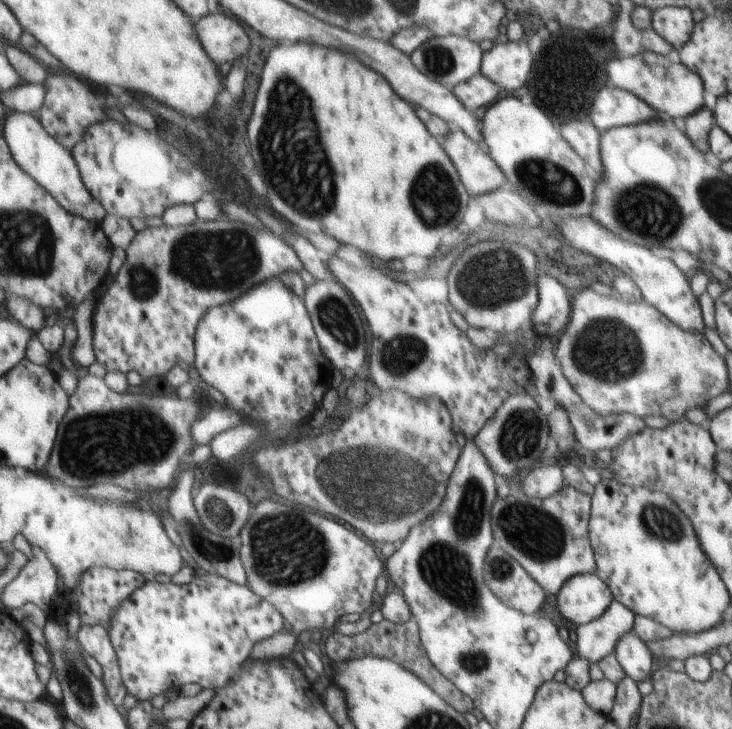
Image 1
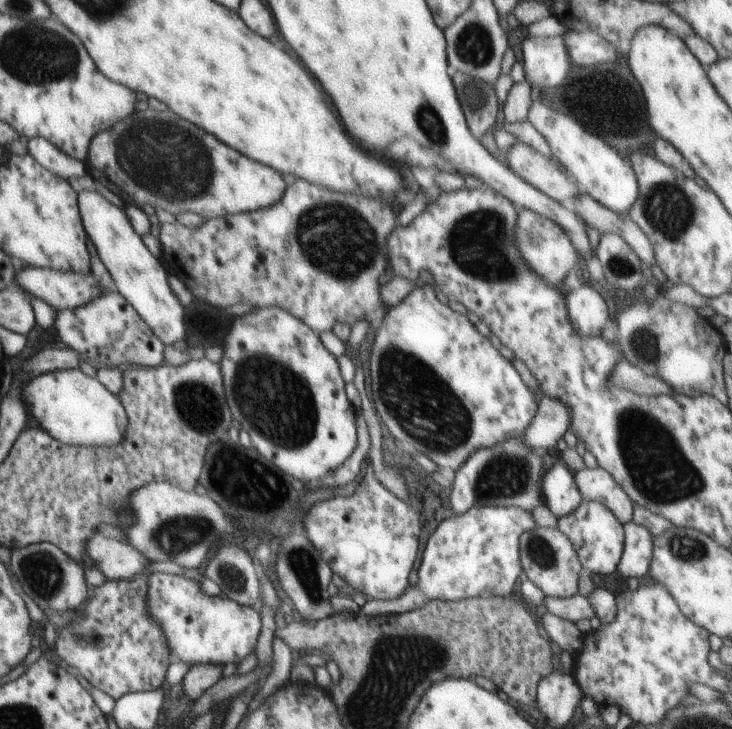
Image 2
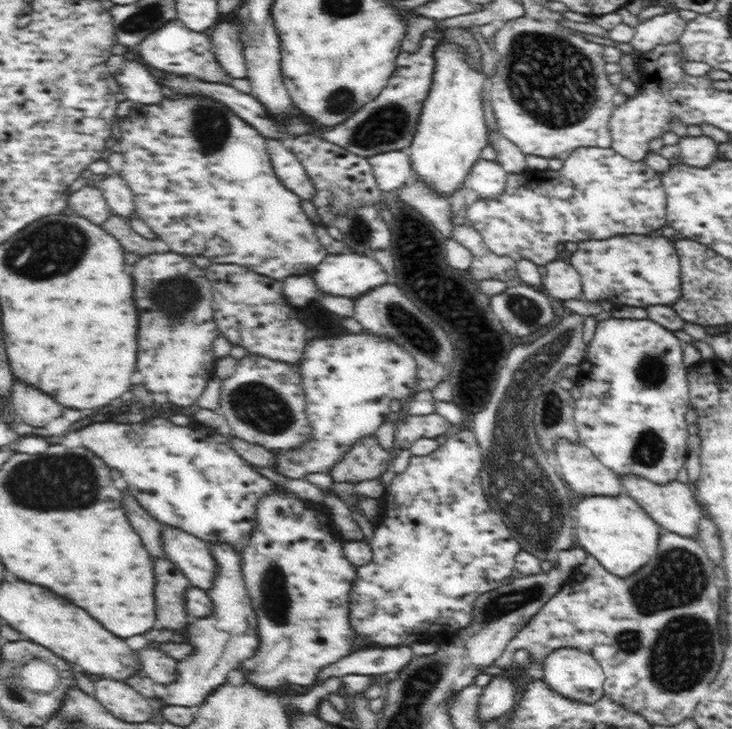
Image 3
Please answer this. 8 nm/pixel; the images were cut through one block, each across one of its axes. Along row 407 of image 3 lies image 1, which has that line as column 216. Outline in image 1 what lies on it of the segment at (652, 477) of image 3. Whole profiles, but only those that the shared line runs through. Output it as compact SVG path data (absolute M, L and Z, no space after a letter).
M195 573L190 578L189 584L178 586L172 582L160 582L155 581L153 578L147 578L145 584L138 588L135 592L132 592L131 596L128 596L127 600L124 600L120 604L119 608L116 608L112 614L109 629L109 640L112 647L115 649L115 654L118 660L119 672L127 690L127 694L131 694L134 698L138 699L139 704L144 701L151 701L154 696L166 694L170 688L181 688L184 685L196 683L199 684L202 689L222 689L233 680L234 676L238 676L240 668L244 662L251 656L254 645L261 640L272 637L273 635L281 634L281 629L284 628L283 616L270 602L259 598L250 588L246 585L238 585L226 578L219 575L197 574Z

